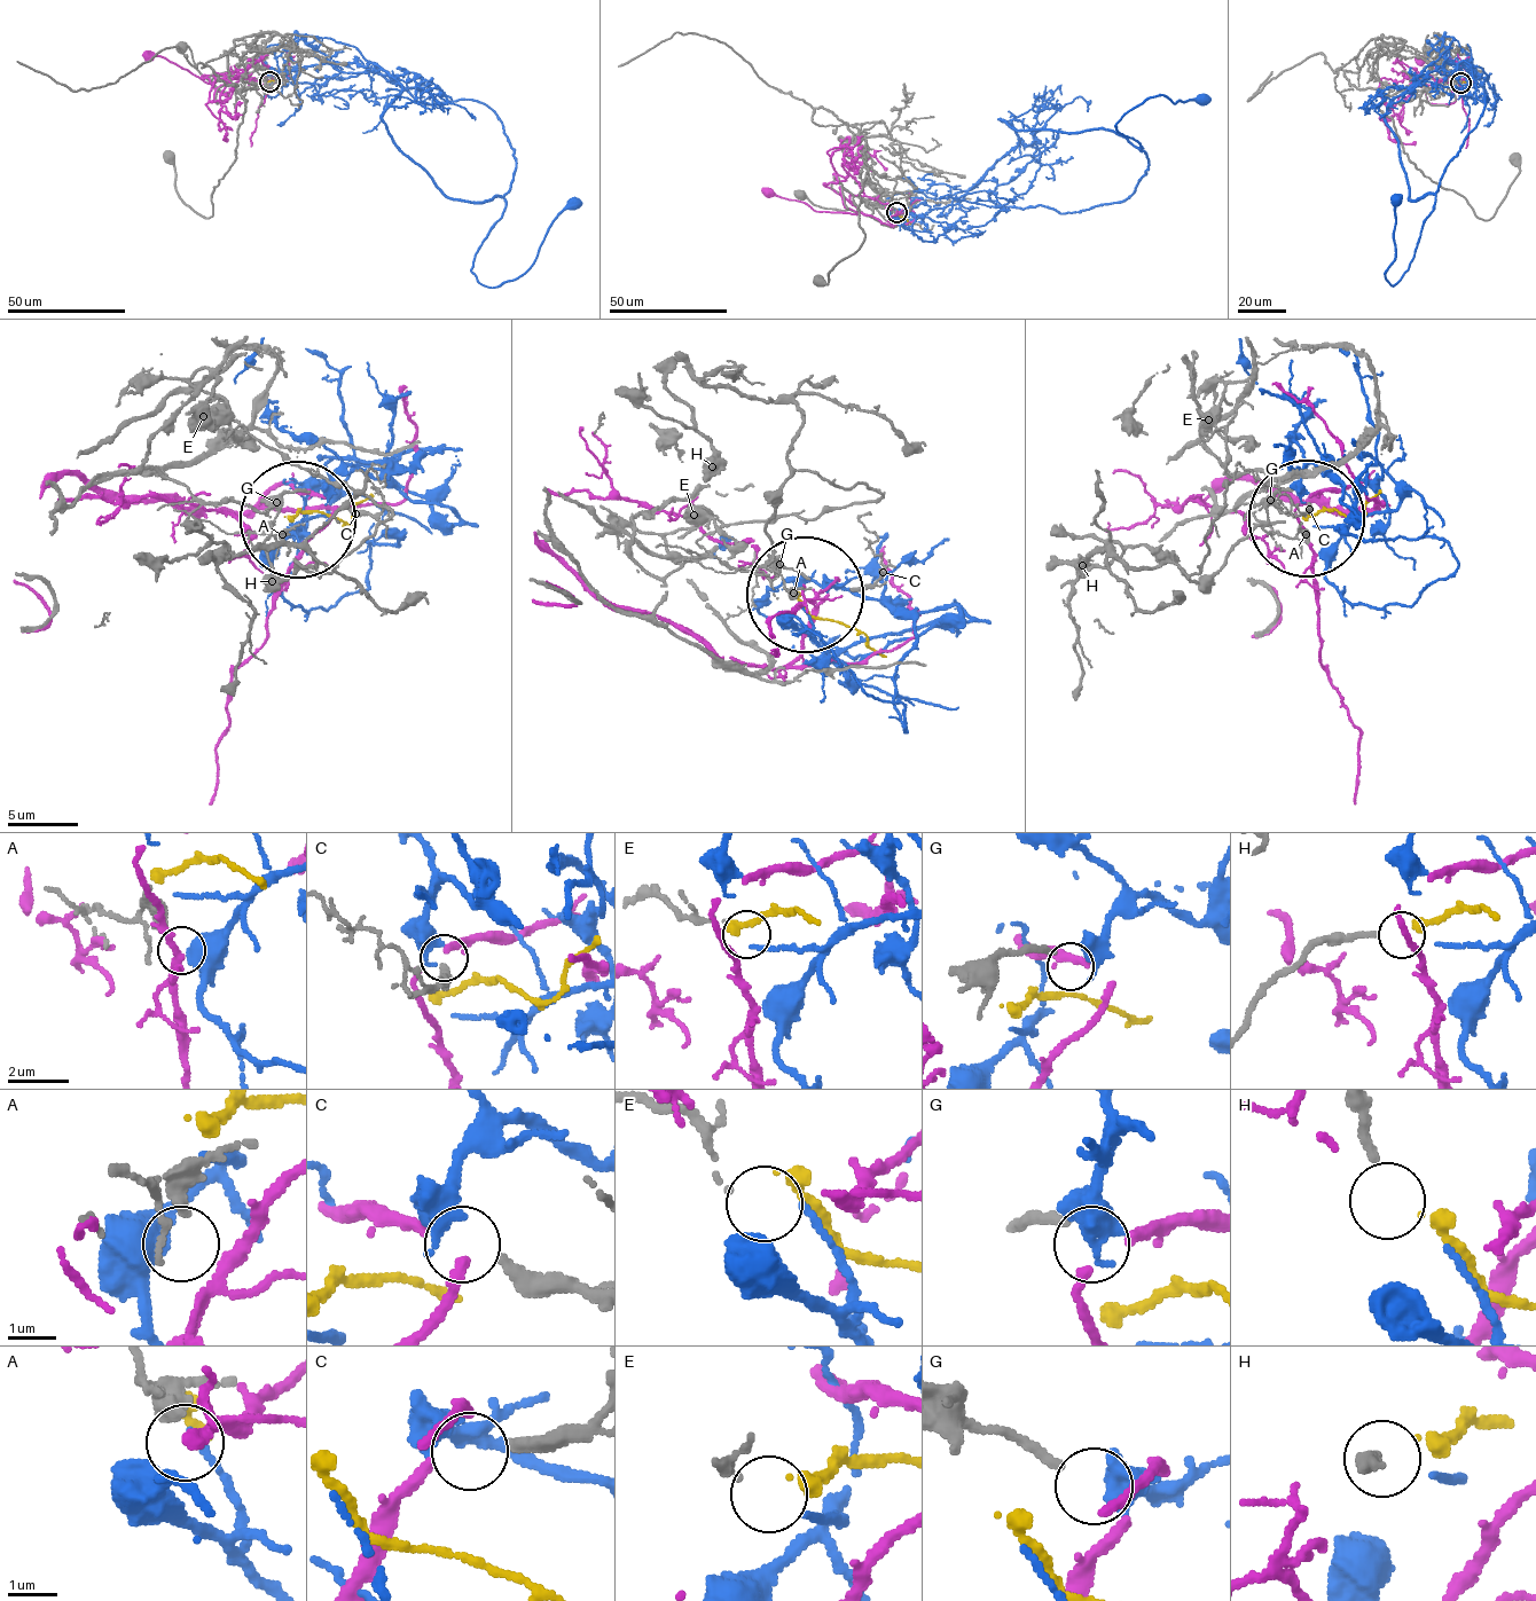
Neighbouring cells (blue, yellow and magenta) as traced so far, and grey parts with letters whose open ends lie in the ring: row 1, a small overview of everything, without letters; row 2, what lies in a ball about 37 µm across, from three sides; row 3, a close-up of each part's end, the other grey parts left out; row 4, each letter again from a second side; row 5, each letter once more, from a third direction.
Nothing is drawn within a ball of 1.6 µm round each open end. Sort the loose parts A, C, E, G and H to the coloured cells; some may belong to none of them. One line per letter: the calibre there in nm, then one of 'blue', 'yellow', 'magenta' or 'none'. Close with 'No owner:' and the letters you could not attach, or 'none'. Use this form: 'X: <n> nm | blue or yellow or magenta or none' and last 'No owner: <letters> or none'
A: 440 nm | none
C: 300 nm | magenta
E: 70 nm | none
G: 200 nm | blue
H: 190 nm | yellow
No owner: A, E

